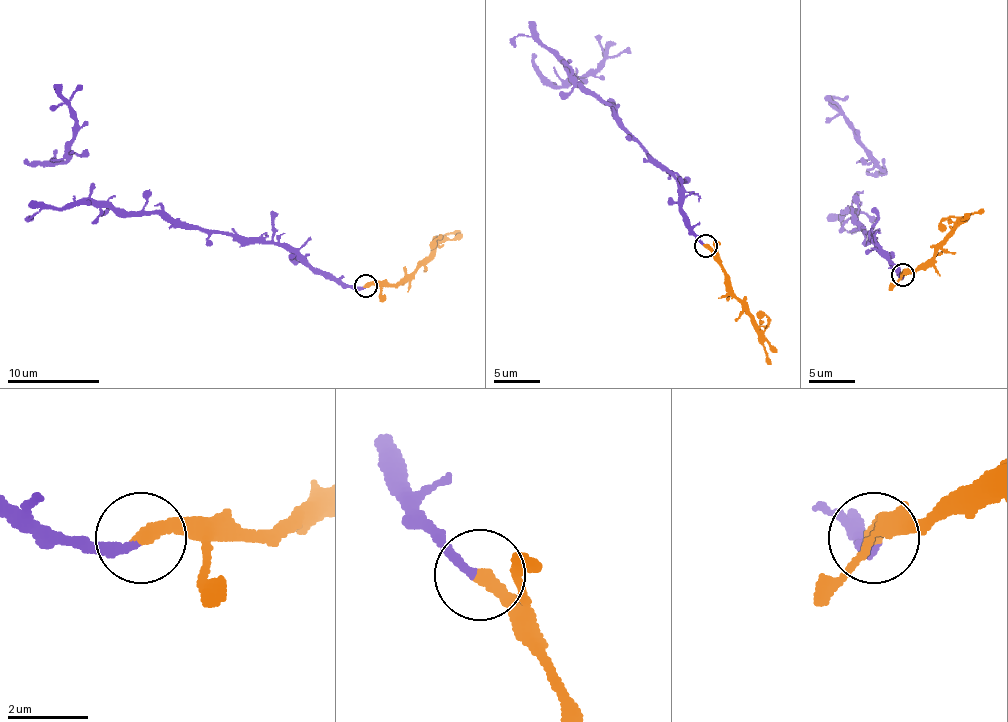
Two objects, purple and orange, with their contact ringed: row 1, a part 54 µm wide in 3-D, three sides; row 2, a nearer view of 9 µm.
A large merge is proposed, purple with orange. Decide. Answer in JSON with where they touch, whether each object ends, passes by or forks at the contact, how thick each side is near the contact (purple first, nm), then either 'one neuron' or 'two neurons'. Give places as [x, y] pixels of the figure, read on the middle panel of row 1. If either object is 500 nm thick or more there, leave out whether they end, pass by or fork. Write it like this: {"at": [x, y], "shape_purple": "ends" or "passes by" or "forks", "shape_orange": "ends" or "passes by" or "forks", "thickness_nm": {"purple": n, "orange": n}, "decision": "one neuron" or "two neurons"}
{"at": [706, 245], "shape_purple": "ends", "shape_orange": "ends", "thickness_nm": {"purple": 200, "orange": 360}, "decision": "one neuron"}

